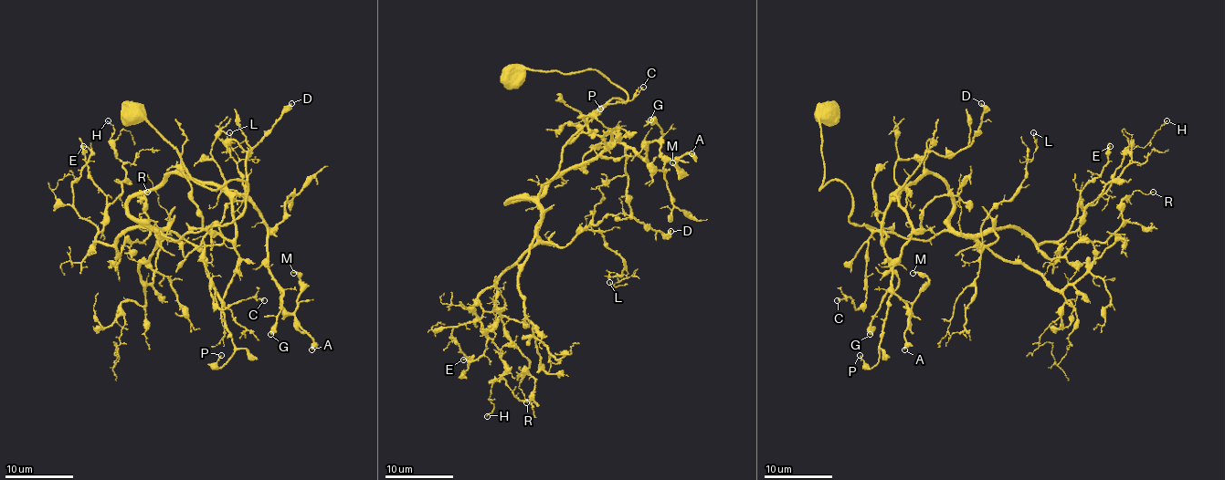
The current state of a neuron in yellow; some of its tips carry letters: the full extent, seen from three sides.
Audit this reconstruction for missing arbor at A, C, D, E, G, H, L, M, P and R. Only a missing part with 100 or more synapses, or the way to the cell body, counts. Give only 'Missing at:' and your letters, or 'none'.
Missing at: none

